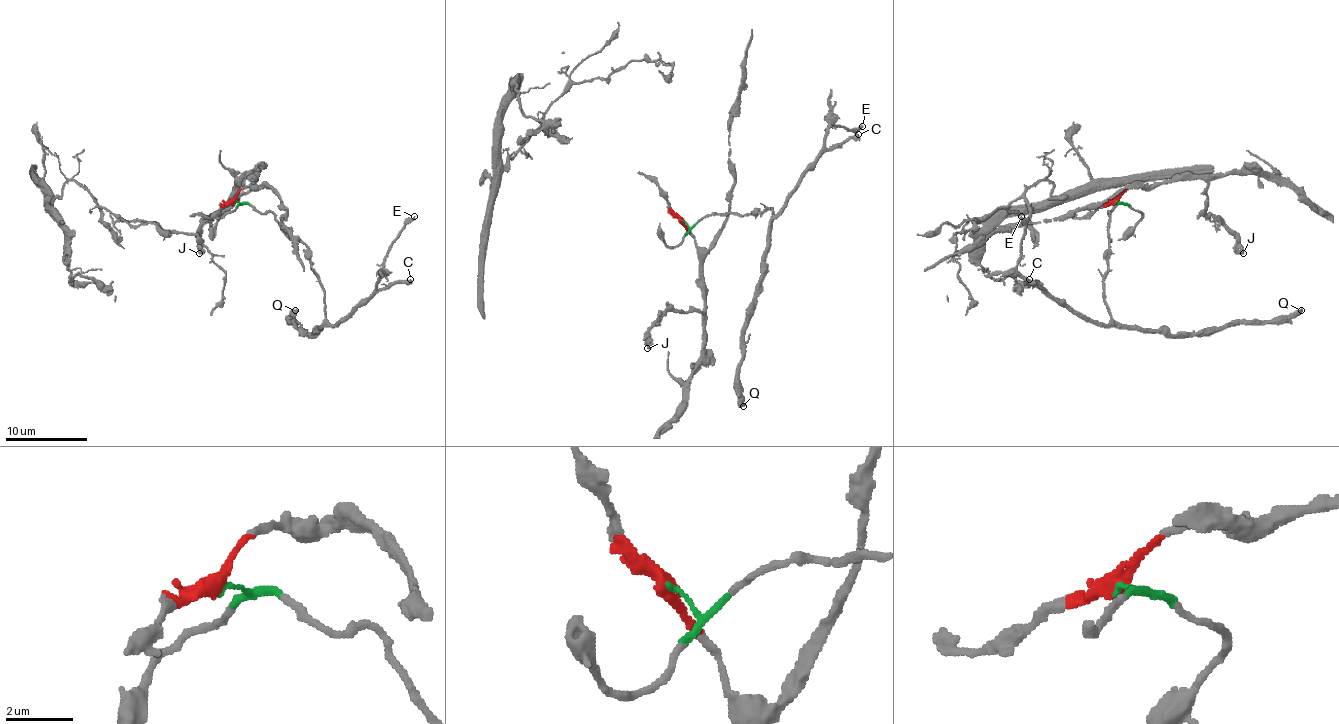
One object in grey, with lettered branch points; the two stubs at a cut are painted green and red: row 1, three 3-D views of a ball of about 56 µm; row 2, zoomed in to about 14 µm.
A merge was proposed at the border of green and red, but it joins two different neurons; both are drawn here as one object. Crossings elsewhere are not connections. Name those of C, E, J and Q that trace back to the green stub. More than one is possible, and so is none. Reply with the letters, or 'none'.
C, E, Q

